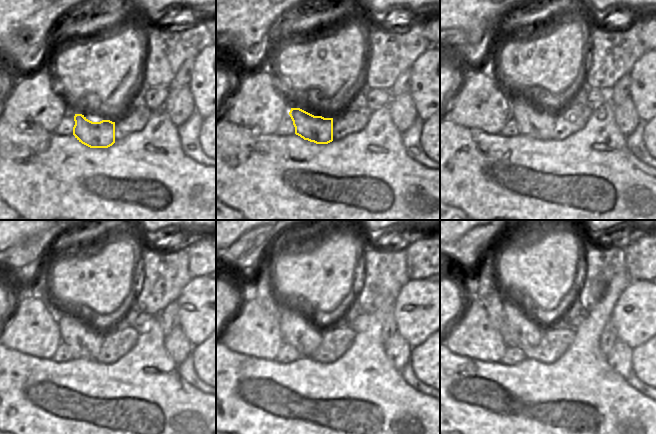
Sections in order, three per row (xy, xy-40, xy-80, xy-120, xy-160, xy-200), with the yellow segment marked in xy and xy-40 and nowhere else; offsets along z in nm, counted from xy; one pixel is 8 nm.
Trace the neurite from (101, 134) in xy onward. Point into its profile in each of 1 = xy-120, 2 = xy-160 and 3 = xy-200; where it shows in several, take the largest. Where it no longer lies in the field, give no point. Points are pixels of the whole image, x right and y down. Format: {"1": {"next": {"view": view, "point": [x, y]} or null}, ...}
{"1": {"next": {"view": "xy-120", "point": [83, 342]}}, "2": {"next": {"view": "xy-160", "point": [296, 330]}}, "3": {"next": {"view": "xy-200", "point": [529, 331]}}}

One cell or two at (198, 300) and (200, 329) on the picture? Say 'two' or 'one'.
one

